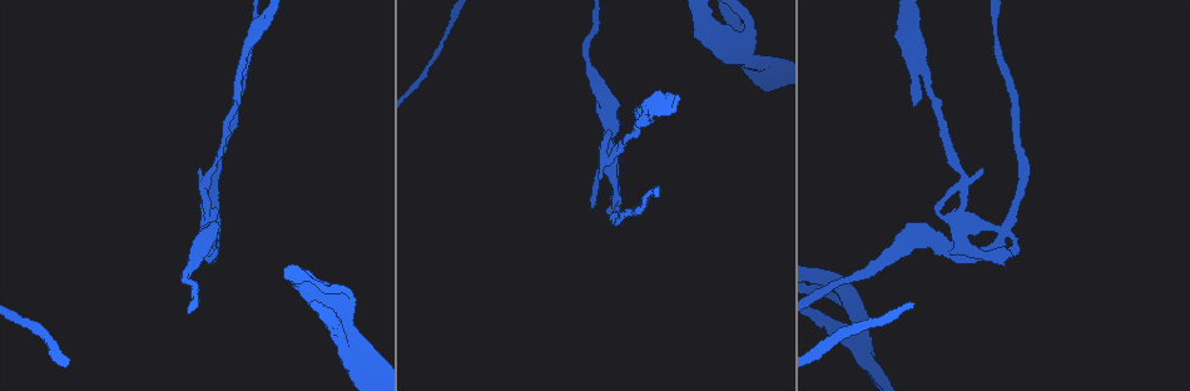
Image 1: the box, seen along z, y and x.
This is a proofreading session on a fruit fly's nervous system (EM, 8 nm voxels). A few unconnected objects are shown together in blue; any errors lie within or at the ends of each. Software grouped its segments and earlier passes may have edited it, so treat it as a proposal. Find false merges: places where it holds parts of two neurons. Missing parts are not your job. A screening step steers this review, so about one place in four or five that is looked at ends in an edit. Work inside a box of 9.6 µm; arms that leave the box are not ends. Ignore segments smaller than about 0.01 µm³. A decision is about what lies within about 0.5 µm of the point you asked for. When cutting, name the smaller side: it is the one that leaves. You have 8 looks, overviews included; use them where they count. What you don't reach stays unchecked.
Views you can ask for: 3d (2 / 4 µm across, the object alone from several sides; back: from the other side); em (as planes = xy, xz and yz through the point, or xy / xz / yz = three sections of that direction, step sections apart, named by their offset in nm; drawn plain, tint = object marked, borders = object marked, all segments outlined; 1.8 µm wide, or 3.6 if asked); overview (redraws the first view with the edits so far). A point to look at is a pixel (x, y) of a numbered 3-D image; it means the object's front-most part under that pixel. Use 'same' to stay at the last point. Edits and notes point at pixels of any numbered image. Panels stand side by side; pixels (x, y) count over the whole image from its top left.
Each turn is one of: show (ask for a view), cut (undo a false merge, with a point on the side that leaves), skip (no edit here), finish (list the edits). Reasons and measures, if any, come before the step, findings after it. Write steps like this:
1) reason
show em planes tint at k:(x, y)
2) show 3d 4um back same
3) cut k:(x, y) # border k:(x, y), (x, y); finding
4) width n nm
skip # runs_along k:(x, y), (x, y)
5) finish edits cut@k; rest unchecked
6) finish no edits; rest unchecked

looks like a crossing
show em planes borders at 1:(961, 229)

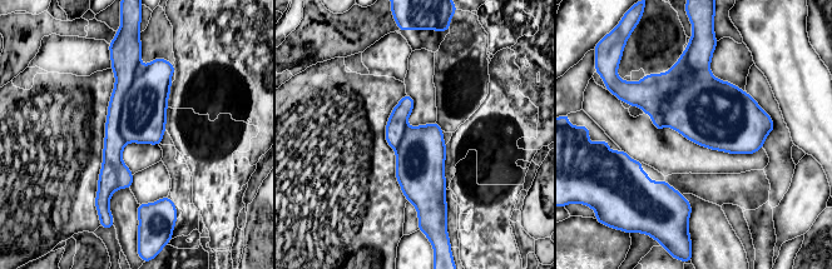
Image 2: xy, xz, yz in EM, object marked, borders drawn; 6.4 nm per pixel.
cut 2:(696, 60) # part_leaving 2:(138, 61), (117, 96), (105, 205); a second neuron is stuck on

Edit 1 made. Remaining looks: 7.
show em planes tint at 1:(747, 55)

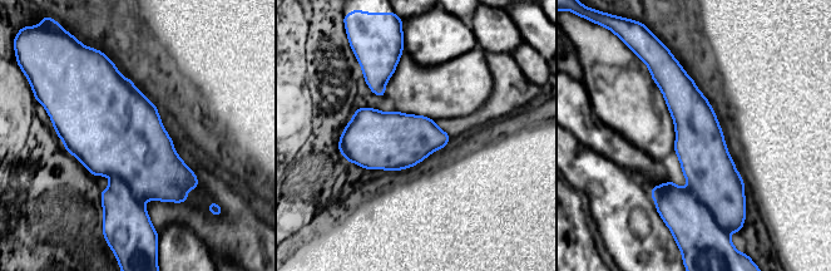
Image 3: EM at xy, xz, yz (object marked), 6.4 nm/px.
width 320 nm
cut 3:(127, 226) # border 3:(109, 177), (118, 177), (144, 207); two neurons meet here

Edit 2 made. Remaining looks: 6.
finish edits cut@2, cut@3; rest unchecked

